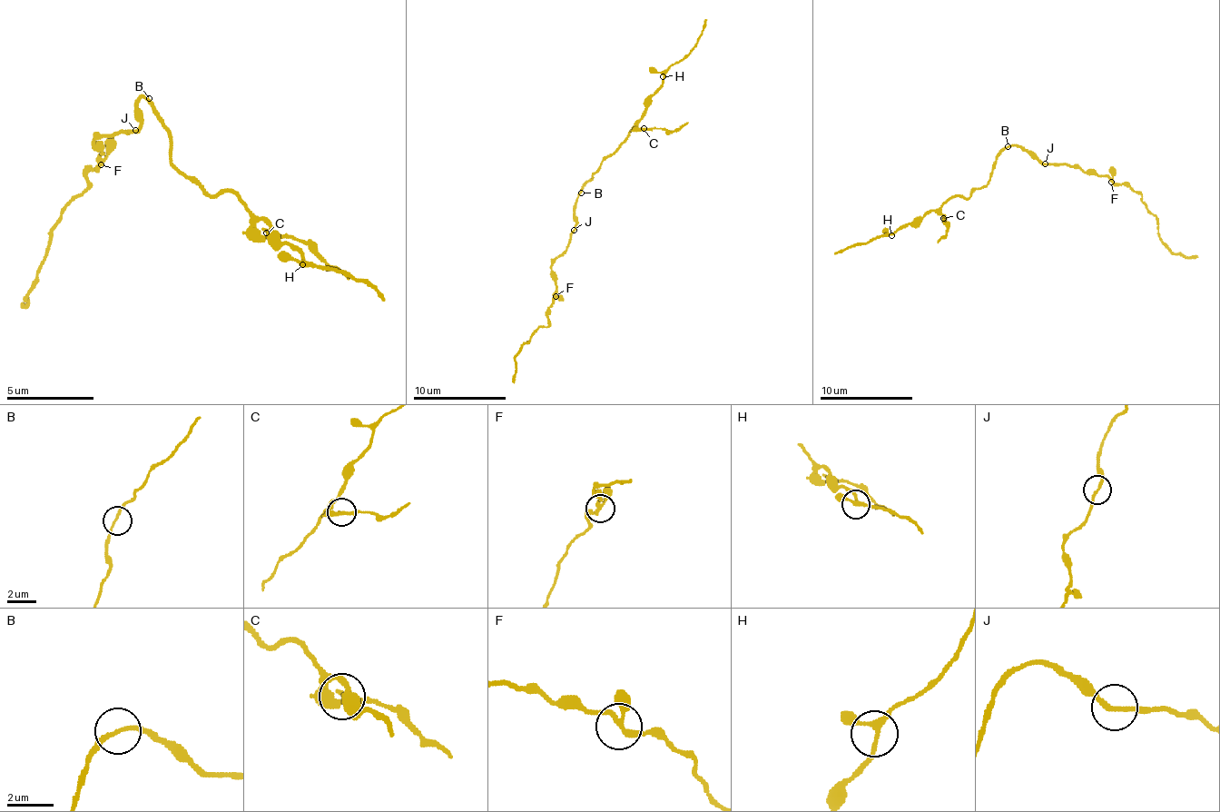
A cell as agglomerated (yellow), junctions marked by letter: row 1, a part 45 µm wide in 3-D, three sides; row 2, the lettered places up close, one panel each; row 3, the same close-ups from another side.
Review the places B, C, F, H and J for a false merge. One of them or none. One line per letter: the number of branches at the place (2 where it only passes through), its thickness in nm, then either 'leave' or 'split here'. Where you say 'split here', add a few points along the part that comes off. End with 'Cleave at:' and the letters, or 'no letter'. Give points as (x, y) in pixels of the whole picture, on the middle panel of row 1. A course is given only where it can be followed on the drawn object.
B: branches 2; calibre 160 nm; leave
C: branches 3; calibre 240 nm; split here; course (644, 127), (658, 127), (670, 133), (688, 123)
F: branches 3; calibre 220 nm; leave
H: branches 3; calibre 200 nm; leave
J: branches 2; calibre 180 nm; leave
Cleave at: C

